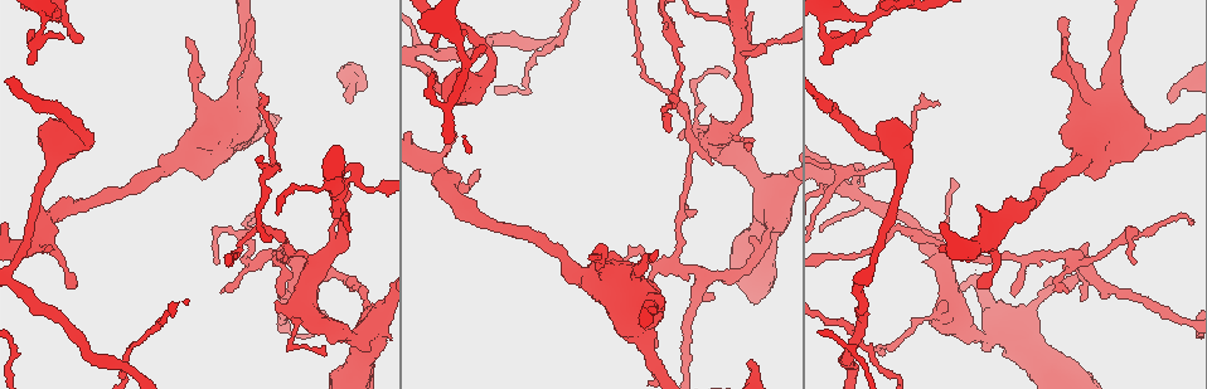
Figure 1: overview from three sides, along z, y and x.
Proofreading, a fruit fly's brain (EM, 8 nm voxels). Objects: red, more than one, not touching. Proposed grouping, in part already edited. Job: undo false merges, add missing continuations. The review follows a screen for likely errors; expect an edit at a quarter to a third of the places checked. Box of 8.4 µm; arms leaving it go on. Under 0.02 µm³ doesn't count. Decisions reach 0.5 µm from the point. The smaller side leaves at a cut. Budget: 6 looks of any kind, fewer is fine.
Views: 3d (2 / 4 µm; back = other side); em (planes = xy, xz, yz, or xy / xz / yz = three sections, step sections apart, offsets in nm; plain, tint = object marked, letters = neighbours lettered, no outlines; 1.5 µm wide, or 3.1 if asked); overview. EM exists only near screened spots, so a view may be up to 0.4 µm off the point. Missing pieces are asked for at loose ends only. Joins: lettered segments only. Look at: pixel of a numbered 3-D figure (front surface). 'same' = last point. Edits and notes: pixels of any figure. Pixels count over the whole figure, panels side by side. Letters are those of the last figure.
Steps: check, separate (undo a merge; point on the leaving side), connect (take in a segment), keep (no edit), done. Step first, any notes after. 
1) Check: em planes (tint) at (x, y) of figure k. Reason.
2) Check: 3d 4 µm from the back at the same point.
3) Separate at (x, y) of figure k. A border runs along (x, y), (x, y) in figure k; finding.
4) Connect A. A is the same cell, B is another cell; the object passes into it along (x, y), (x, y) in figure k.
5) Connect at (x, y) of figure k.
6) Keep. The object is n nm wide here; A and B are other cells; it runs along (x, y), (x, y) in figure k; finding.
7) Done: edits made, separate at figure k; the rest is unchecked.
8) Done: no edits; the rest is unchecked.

Check: em planes (letters) at (591, 258) of figure 1. Branch stops here.

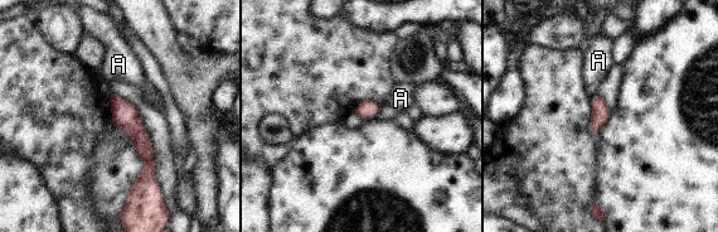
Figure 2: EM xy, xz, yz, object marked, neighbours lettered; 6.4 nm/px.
Keep. A is another cell; a border runs along (597, 93), (591, 100) in figure 2; no lettered segment goes on from it.

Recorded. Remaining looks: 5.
Check: em planes (letters) at (669, 33) of figure 1. Arms part here.

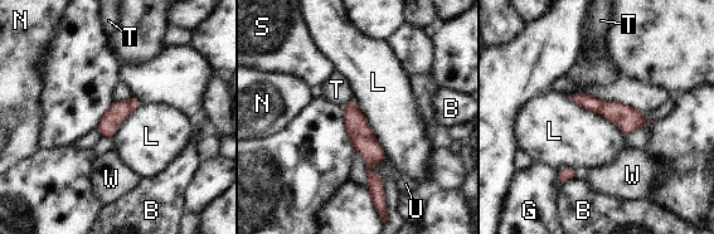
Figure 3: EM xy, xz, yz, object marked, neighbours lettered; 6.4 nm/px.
Keep. B, G, L, N, S, T, U and W are other cells; a border runs along (353, 97), (387, 160) in figure 3; all the same neuron.

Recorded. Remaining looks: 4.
Check: em planes (letters) at (215, 262) of figure 1. Thin end.

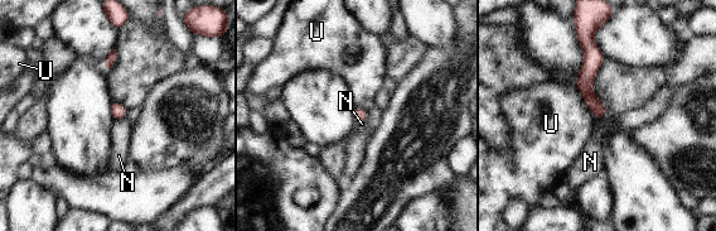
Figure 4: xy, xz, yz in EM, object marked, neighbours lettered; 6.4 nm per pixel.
Keep. N and U are other cells; it runs along (585, 38), (588, 95), (600, 115) in figure 4; none of them fits.

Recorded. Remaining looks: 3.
Done: no edits; the rest is unchecked.

